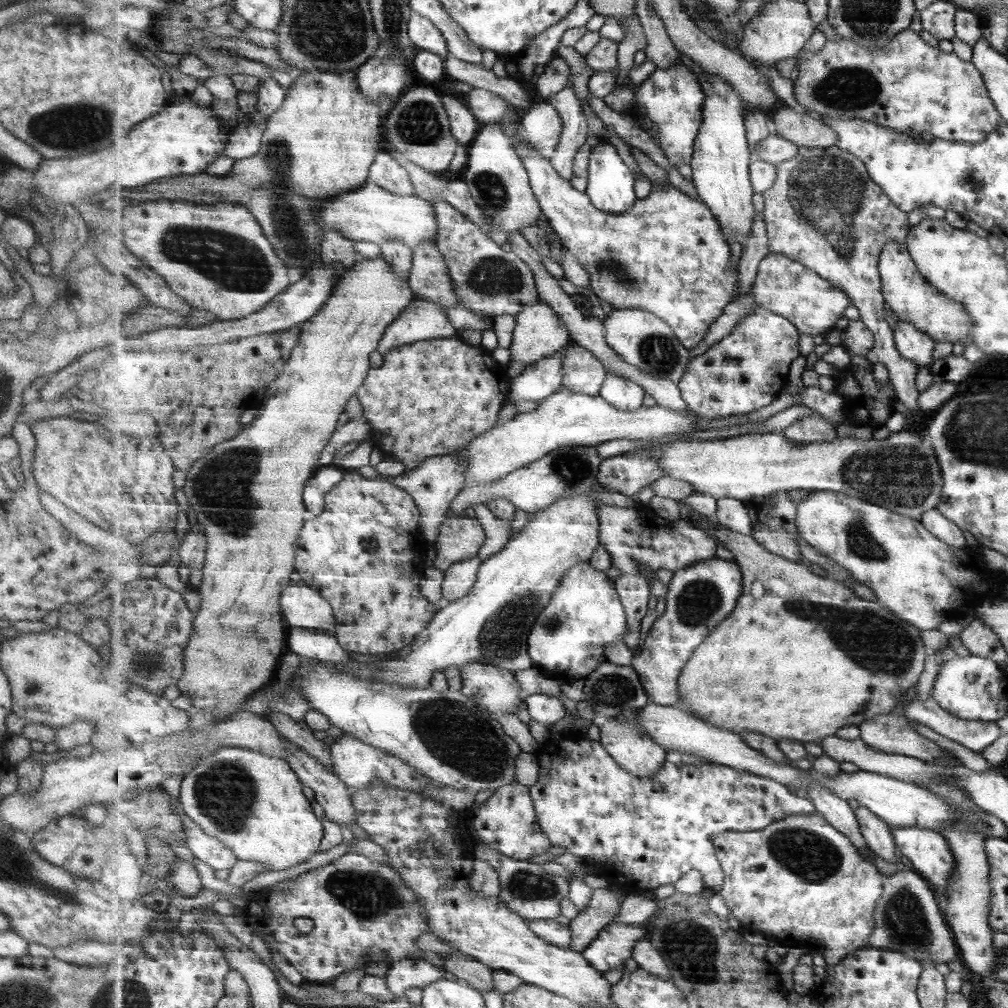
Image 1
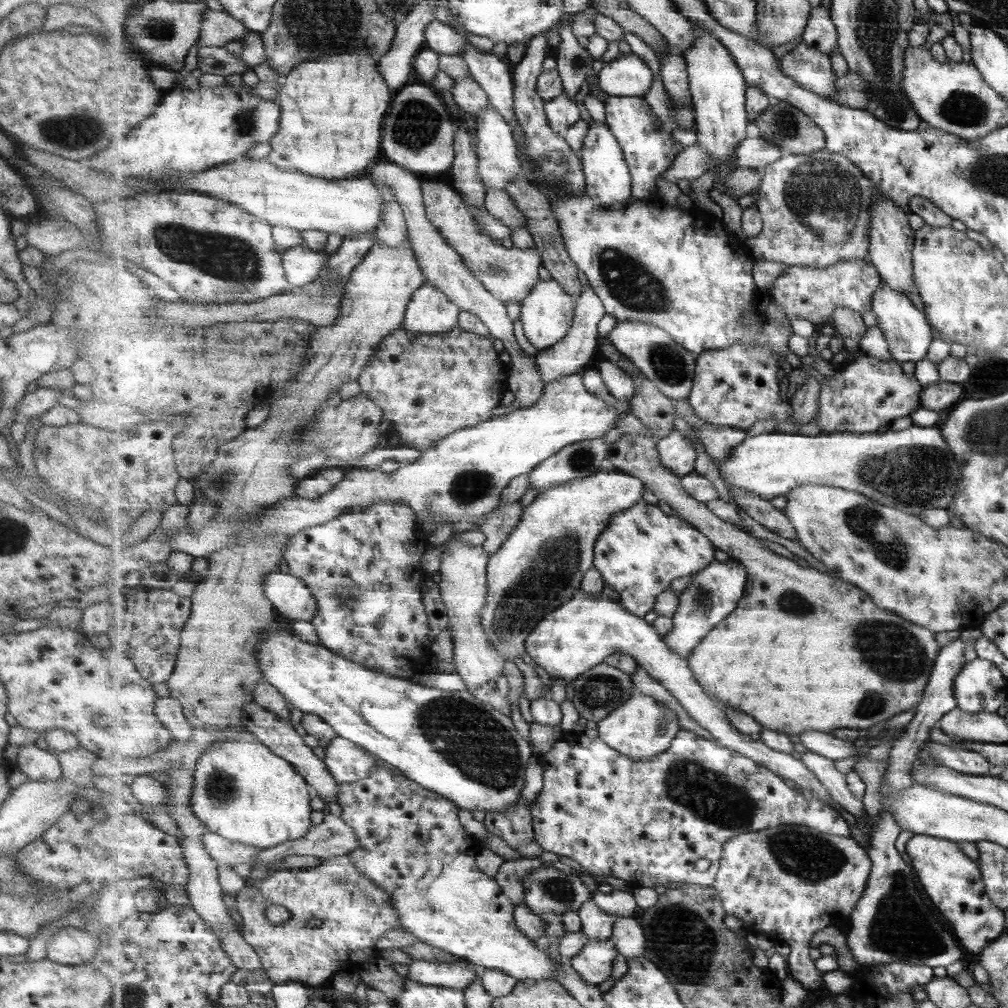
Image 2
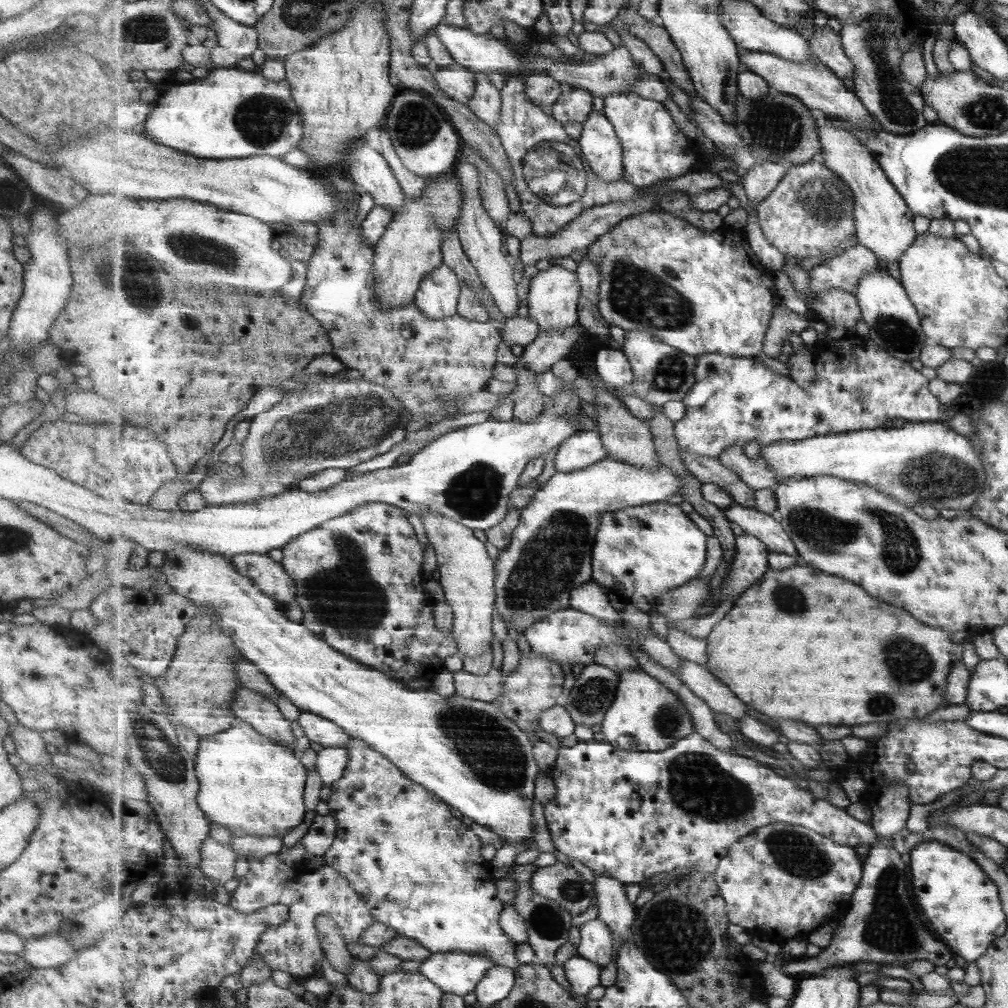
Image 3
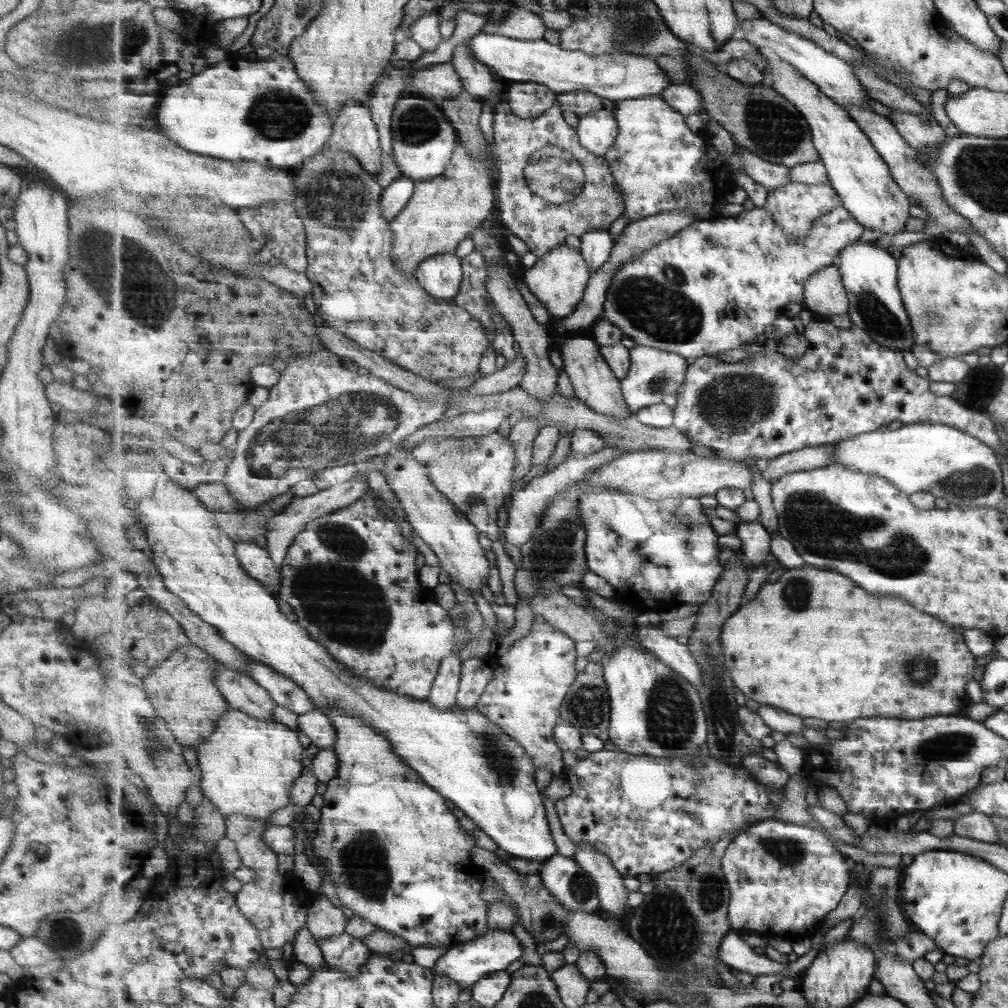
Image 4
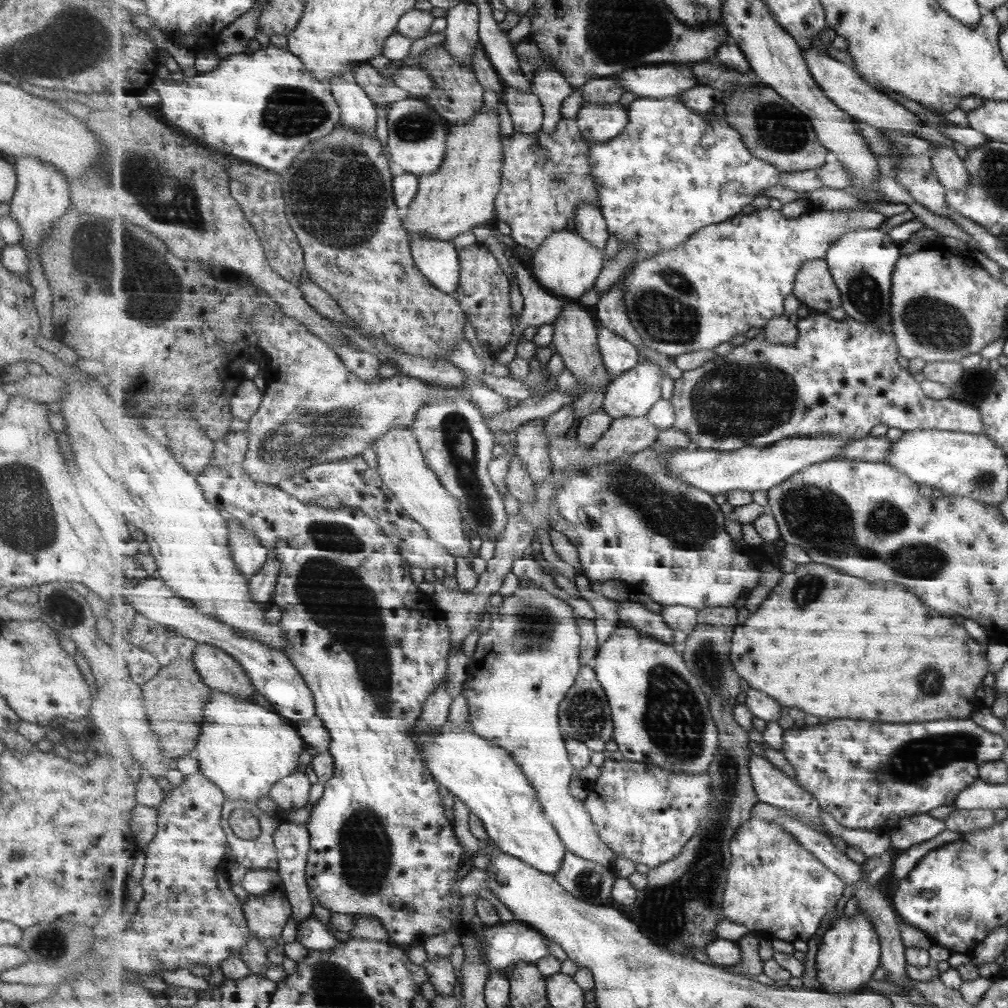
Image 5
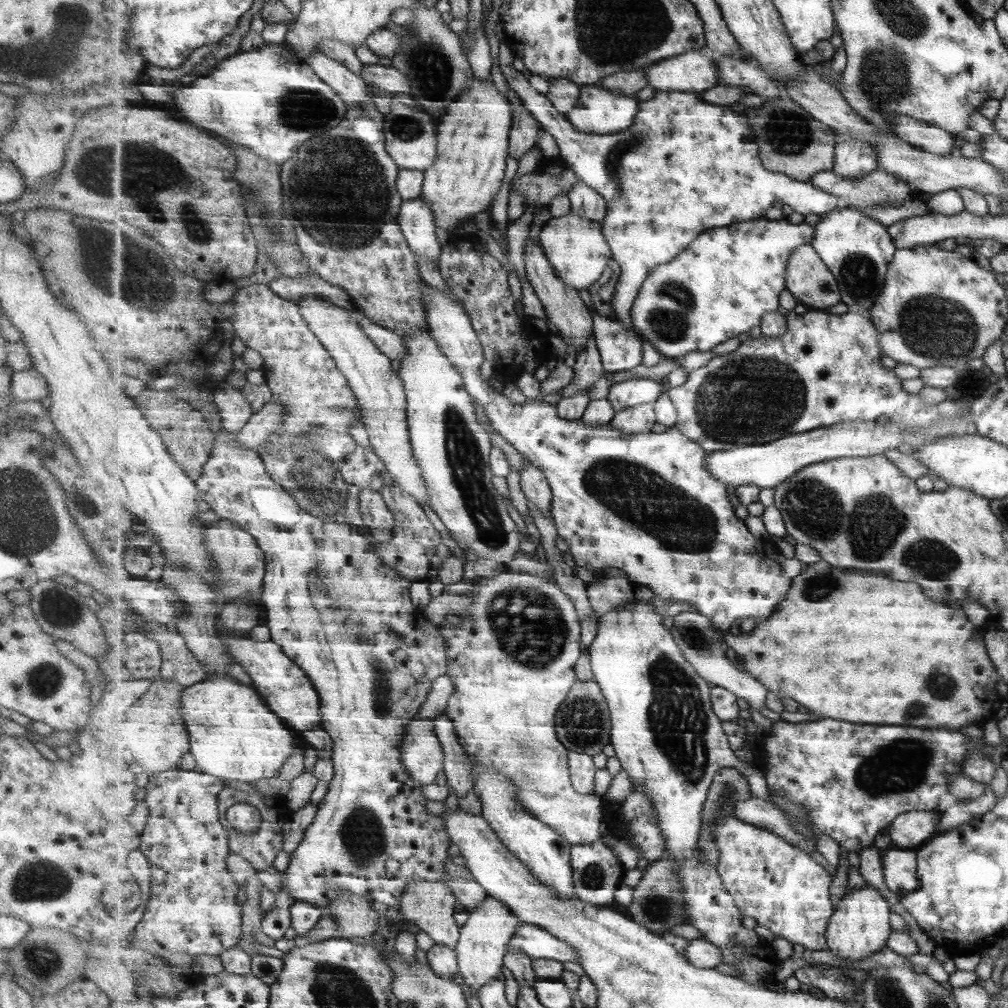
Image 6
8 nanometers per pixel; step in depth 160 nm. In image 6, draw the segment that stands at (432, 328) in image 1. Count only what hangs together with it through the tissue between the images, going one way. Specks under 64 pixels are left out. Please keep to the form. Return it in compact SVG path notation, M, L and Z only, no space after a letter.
M421 196L419 199L403 202L399 225L413 252L432 260L440 269L443 247L437 238L436 216Z

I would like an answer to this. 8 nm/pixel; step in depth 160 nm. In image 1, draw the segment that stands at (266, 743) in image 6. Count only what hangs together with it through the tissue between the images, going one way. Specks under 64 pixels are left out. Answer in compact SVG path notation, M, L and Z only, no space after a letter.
M221 747L182 780L180 805L209 836L218 838L236 853L239 861L255 861L264 864L266 870L289 870L307 862L309 856L320 852L325 838L324 822L311 808L311 801L303 794L303 784L287 759L263 754L245 747Z

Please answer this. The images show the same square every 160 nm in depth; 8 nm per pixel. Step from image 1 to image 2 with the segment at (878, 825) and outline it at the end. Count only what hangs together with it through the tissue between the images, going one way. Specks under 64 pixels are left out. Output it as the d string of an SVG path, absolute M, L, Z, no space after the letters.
M811 751L802 754L801 760L812 770L827 790L830 796L855 818L868 818L863 802L853 796L847 784L847 776L837 770L834 760L825 758Z

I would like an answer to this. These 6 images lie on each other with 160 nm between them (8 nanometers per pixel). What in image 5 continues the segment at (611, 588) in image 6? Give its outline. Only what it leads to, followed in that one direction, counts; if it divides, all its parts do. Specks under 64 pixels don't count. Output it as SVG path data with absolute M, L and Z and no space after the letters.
M634 601L618 602L621 624L640 630L641 634L647 634L649 638L655 638L659 643L671 647L675 646L675 632L664 621L661 613L653 613Z

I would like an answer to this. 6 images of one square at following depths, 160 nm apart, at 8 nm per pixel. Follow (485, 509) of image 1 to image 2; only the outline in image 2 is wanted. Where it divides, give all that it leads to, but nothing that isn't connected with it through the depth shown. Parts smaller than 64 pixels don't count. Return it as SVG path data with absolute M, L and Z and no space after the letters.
M520 500L500 504L499 508L489 512L485 522L477 525L486 534L486 541L481 544L483 550L487 550L490 555L495 554L519 526L523 513Z

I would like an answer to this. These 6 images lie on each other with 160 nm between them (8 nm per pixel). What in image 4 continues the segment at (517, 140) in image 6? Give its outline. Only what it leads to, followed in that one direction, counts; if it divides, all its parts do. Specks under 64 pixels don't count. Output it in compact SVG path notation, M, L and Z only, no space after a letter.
M509 83L505 86L513 112L524 119L534 119L558 106L556 92L536 83Z

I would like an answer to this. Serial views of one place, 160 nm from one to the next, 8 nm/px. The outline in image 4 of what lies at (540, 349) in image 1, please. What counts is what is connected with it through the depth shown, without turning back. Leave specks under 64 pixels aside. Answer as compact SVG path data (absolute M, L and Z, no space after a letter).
M566 244L538 259L535 265L530 269L525 269L524 273L525 282L529 285L531 292L545 305L554 322L574 315L581 300L585 297L591 277L591 266L584 259L580 249L577 251Z

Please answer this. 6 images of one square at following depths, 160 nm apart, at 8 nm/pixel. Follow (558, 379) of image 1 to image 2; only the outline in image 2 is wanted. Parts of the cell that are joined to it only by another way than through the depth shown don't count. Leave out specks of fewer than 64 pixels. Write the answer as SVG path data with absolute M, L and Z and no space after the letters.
M590 283L584 287L581 298L576 301L576 313L574 323L563 341L558 342L549 349L538 350L535 354L537 366L539 367L542 381L551 384L553 380L581 373L582 369L592 363L596 363L599 358L598 348L601 345L601 336L598 328L599 323L606 315L605 304L597 293L592 289Z

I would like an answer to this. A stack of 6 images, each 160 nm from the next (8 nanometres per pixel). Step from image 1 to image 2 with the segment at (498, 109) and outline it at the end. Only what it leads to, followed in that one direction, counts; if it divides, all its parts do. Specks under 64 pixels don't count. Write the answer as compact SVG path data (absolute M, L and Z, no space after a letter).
M471 75L458 78L451 88L455 102L467 113L478 114L490 106L485 89Z

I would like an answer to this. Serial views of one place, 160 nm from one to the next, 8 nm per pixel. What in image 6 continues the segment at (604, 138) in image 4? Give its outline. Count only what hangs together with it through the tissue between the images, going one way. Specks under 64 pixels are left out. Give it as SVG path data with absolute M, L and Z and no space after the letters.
M598 85L581 86L581 98L577 108L566 114L569 122L585 134L603 135L617 134L626 131L634 125L637 113L640 112L640 102L635 95L617 94L608 87Z

